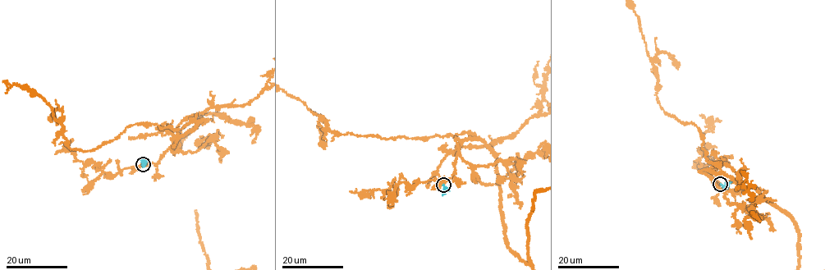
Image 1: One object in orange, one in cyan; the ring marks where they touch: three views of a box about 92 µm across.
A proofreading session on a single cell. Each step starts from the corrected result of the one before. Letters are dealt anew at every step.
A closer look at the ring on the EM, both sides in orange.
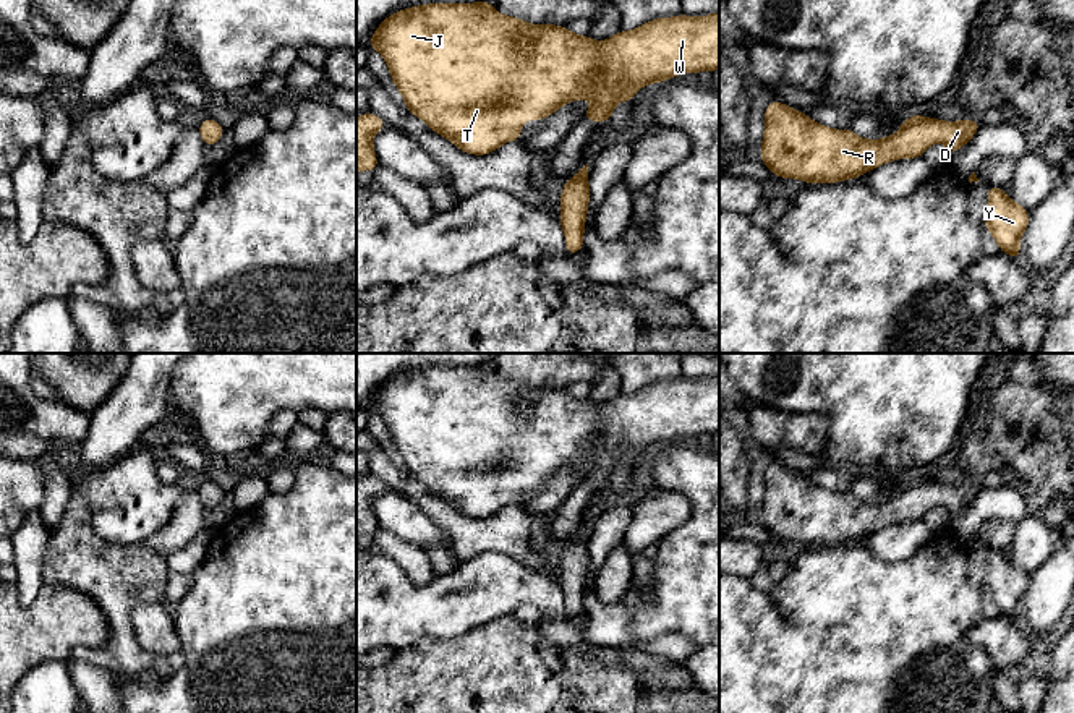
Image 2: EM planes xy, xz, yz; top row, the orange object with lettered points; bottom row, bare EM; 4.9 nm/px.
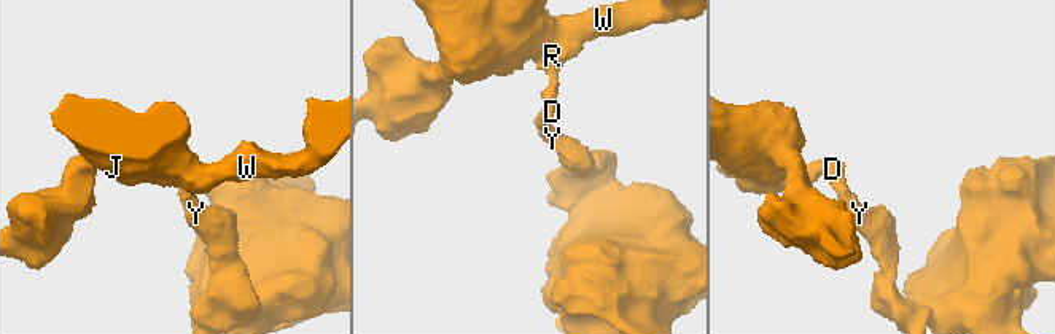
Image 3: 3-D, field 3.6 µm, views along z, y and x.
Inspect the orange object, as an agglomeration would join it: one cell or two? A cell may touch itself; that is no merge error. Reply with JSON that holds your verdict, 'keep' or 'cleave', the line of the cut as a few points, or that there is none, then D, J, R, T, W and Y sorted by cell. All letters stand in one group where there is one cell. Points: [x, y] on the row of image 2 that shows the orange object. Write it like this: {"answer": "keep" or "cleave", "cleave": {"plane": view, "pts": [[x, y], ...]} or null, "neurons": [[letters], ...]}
{"answer": "keep", "cleave": null, "neurons": [["D", "J", "R", "T", "W", "Y"]]}

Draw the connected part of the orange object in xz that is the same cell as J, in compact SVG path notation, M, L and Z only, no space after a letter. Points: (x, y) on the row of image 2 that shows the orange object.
M488 0L476 3L428 3L418 5L405 10L398 10L387 16L379 28L373 32L369 41L369 50L377 50L389 68L390 78L397 86L398 92L405 99L405 109L415 117L421 118L434 133L447 138L452 144L471 156L486 156L497 151L507 141L522 141L522 122L523 120L544 120L552 112L559 110L562 105L588 97L593 104L583 113L582 120L604 123L609 122L619 100L627 100L632 104L637 91L646 84L656 84L666 79L672 79L680 73L700 73L719 68L719 11L693 18L687 15L679 15L672 18L656 18L651 19L633 31L619 31L612 37L596 42L591 36L577 36L570 32L565 26L557 24L530 24L515 16L499 15L496 6Z

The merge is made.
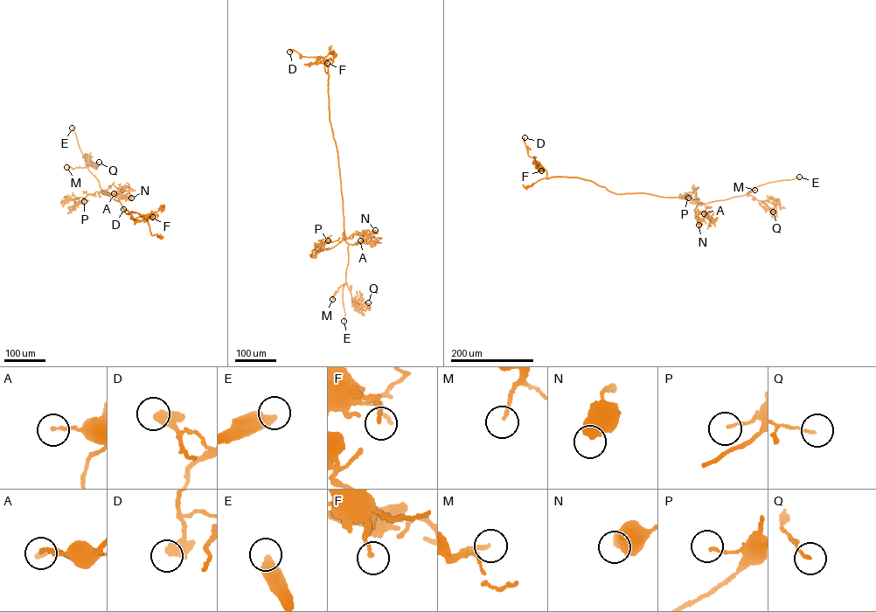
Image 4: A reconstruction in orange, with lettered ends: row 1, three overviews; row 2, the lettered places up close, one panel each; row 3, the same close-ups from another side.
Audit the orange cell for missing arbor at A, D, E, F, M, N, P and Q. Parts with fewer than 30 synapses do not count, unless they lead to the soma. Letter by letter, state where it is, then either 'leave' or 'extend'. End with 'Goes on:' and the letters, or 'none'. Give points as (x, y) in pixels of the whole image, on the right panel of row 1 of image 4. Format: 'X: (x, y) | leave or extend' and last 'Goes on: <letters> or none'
A: (704, 213) | leave
D: (524, 137) | leave
E: (799, 177) | extend
F: (541, 170) | leave
M: (754, 190) | extend
N: (698, 225) | leave
P: (688, 198) | leave
Q: (773, 212) | leave
Goes on: E, M

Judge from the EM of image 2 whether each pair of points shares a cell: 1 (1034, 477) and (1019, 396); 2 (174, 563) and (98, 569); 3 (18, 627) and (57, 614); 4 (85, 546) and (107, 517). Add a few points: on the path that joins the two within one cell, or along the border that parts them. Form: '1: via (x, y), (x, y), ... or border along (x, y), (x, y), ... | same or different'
1: via (1027, 457), (1021, 451), (1022, 423), (1019, 415) | same
2: border along (166, 558), (166, 566), (170, 571) | different
3: via (28, 627), (44, 627), (47, 624) | same
4: border along (83, 496), (94, 532), (109, 542), (130, 545) | different

